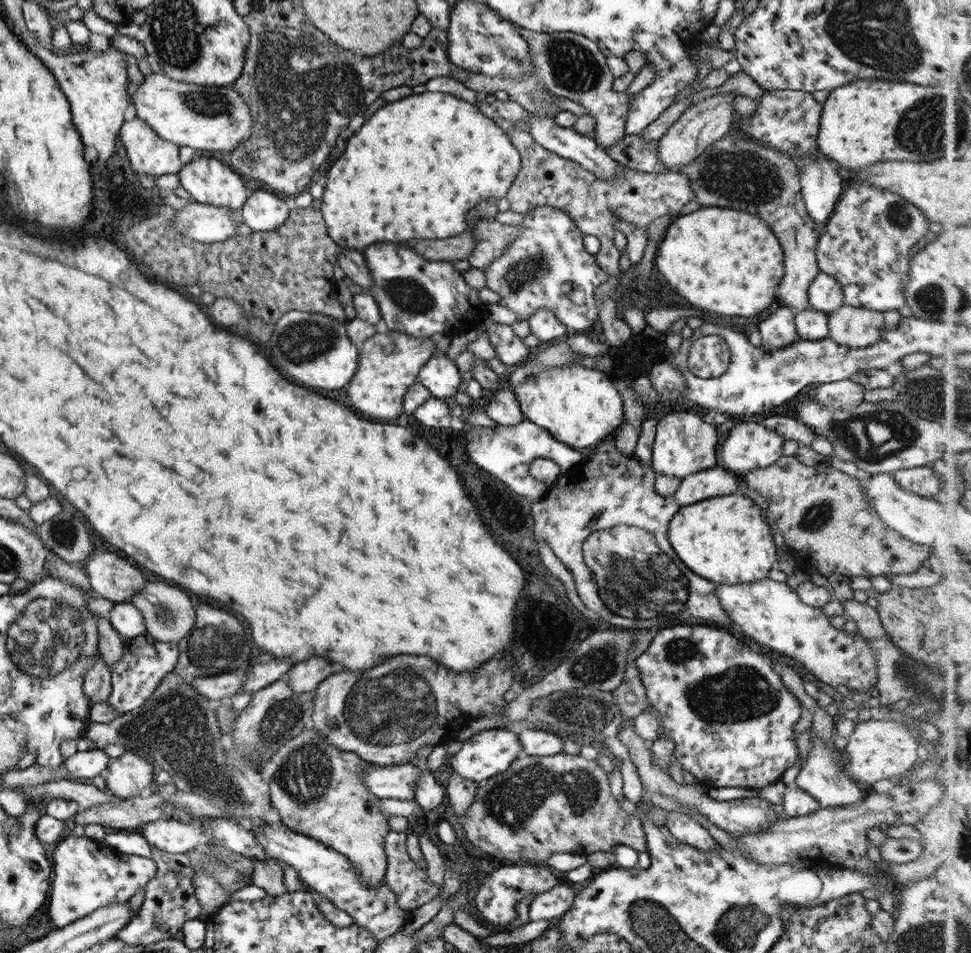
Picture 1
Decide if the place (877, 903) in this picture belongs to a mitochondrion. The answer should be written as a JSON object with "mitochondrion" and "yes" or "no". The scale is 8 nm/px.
{"mitochondrion":"no"}

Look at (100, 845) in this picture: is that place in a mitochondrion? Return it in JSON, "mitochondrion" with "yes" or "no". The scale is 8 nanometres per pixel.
{"mitochondrion":"no"}

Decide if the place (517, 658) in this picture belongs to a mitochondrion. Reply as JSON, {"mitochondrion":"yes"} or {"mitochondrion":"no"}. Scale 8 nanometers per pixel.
{"mitochondrion":"no"}

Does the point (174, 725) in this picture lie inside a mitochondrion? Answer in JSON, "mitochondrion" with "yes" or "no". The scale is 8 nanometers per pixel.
{"mitochondrion":"yes"}

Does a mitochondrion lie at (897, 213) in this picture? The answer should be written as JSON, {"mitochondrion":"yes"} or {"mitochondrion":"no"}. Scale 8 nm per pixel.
{"mitochondrion":"yes"}

